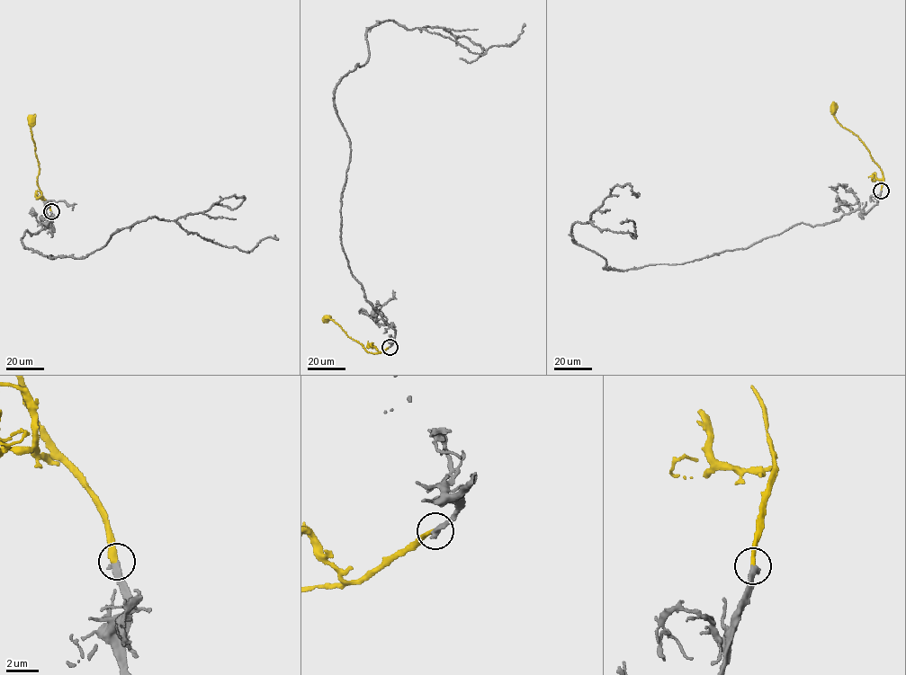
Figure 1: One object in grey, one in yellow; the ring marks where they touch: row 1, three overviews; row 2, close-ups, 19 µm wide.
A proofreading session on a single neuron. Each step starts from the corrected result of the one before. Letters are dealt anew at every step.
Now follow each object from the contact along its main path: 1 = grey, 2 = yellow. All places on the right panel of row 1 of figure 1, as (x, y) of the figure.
1: (881, 190), (866, 212), (681, 264), (608, 270), (573, 241), (577, 222), (635, 237), (632, 221), (620, 223)
2: (881, 190), (882, 170), (858, 136), (836, 120), (834, 108)

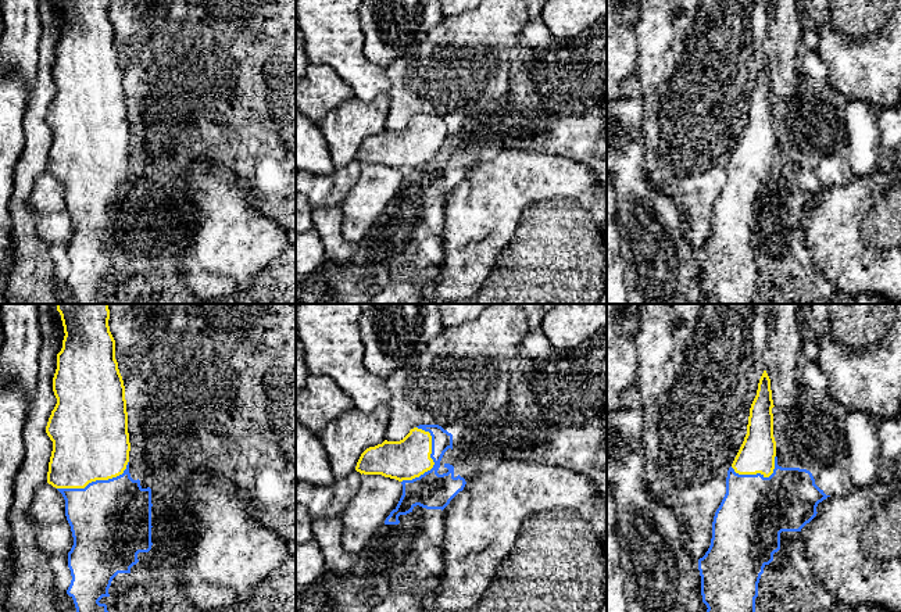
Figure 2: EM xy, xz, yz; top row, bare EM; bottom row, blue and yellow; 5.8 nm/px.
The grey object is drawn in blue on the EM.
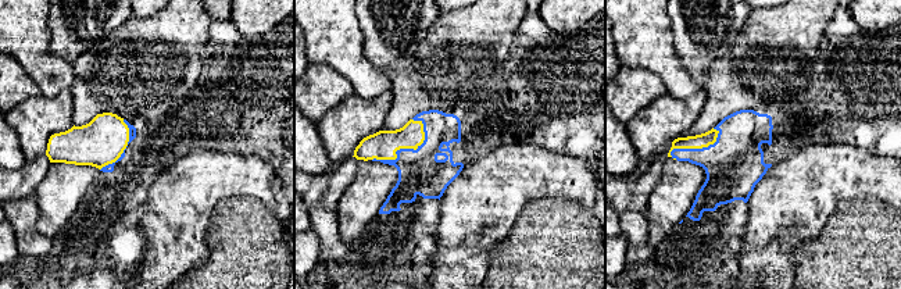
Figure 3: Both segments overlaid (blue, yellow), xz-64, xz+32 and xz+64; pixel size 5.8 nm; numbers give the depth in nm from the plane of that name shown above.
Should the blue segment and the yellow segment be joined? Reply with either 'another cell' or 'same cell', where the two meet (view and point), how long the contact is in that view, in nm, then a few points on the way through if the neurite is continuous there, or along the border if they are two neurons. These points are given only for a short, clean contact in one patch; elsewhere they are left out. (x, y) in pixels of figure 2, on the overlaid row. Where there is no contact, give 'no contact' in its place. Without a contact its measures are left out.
same cell; contact xz (435, 464); length 340 nm

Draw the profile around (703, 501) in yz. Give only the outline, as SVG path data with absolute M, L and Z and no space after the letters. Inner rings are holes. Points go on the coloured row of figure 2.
M639 304L640 328L634 336L637 351L637 390L643 408L643 440L640 454L644 461L643 479L652 497L675 511L684 523L686 548L696 558L705 555L711 545L712 522L726 494L727 470L732 466L747 434L751 404L757 396L759 379L765 371L764 351L769 336L768 304Z

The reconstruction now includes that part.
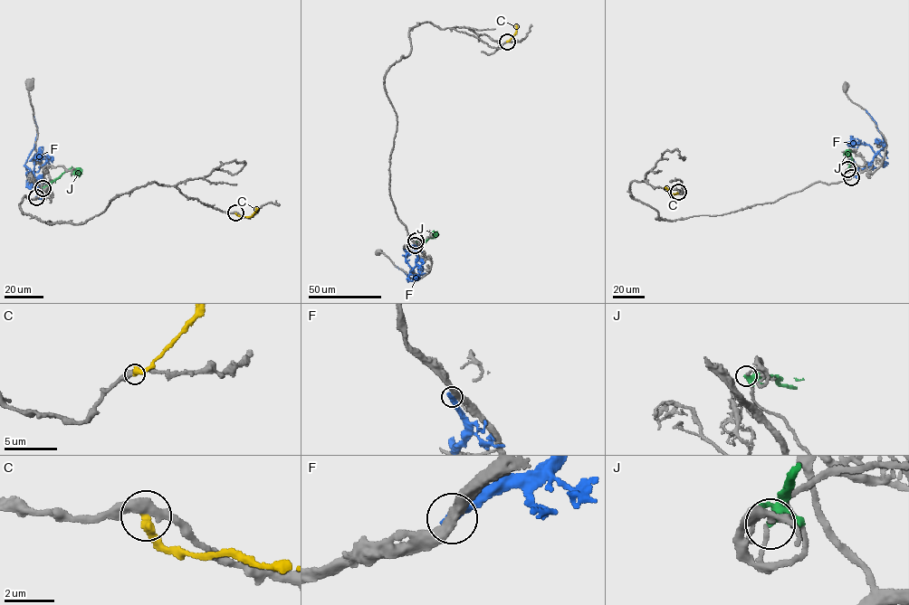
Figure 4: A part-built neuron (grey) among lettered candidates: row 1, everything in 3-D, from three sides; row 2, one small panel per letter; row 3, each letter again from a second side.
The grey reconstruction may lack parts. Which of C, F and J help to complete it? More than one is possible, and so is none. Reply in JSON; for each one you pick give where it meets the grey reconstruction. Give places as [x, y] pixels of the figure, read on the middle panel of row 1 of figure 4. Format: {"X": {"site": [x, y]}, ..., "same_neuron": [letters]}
{"same_neuron": []}

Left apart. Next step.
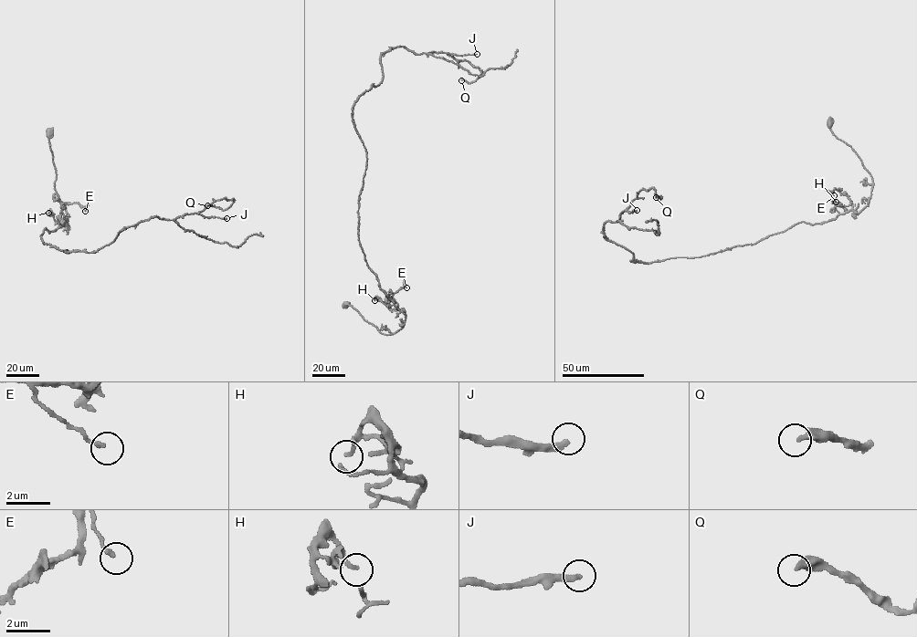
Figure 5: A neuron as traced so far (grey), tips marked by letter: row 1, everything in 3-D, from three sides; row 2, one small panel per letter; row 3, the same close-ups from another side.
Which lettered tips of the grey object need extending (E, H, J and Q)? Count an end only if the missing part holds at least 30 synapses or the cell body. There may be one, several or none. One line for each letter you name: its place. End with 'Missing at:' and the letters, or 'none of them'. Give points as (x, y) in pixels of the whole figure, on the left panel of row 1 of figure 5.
J: (226, 218)
Missing at: J

